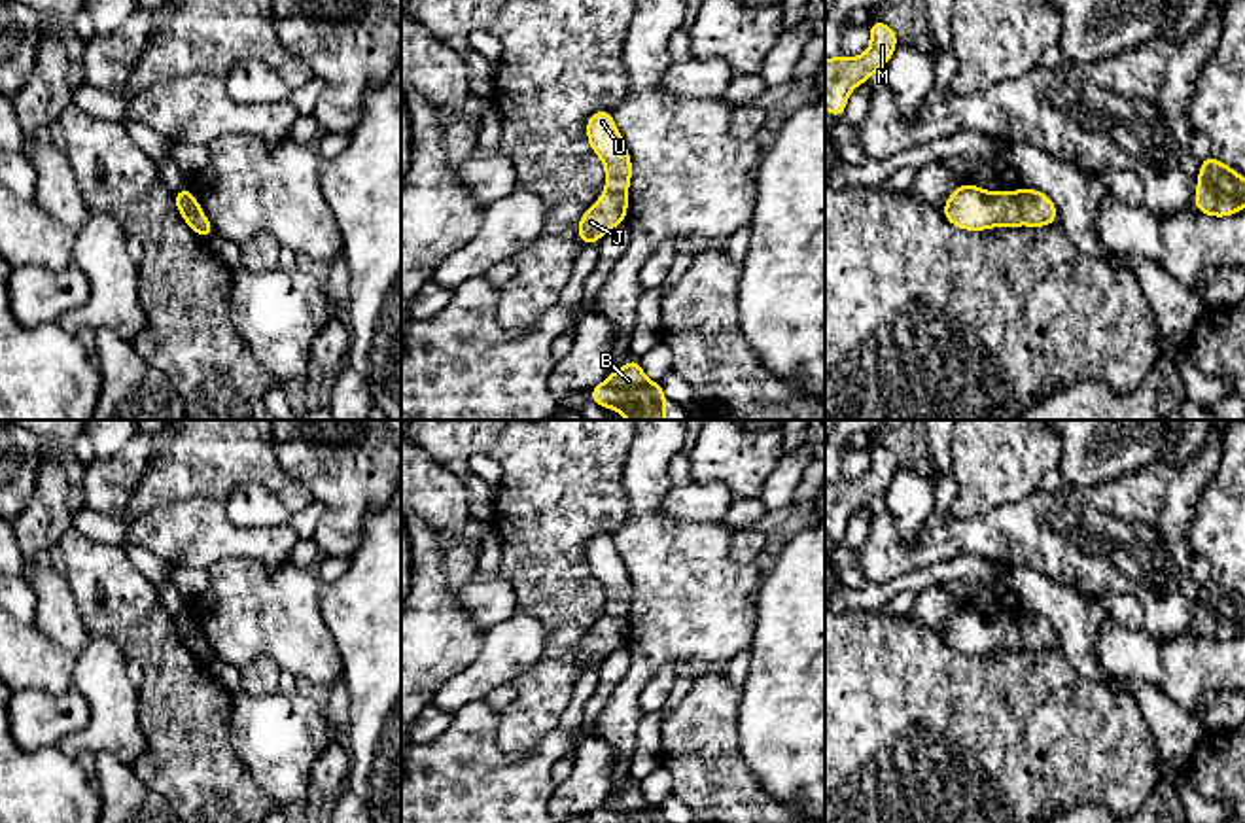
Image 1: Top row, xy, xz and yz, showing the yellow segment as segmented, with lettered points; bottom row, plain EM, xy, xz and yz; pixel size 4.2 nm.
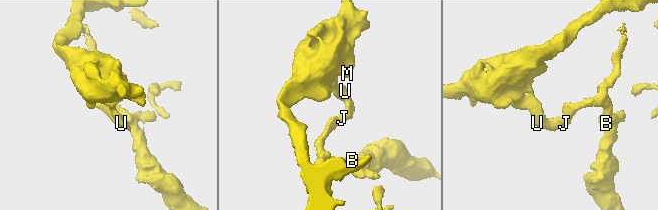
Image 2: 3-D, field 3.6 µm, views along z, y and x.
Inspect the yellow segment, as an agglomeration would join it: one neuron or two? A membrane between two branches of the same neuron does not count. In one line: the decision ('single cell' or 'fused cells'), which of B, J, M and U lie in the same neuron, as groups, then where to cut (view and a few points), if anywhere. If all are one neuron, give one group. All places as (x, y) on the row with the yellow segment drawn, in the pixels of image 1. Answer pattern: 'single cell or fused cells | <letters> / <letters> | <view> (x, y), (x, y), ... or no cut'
fused cells | B J / M U | yz (1015, 193), (1024, 224)

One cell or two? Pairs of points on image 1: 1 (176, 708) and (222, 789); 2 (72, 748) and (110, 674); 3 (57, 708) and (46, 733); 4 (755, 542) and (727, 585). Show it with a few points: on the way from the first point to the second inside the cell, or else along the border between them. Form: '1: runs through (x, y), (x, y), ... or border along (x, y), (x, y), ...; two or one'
1: runs through (188, 729), (188, 755), (201, 769); one
2: runs through (91, 731), (108, 714), (108, 693); one
3: runs through (53, 714), (46, 727); one
4: border along (731, 534), (729, 555), (736, 560), (754, 562); two

